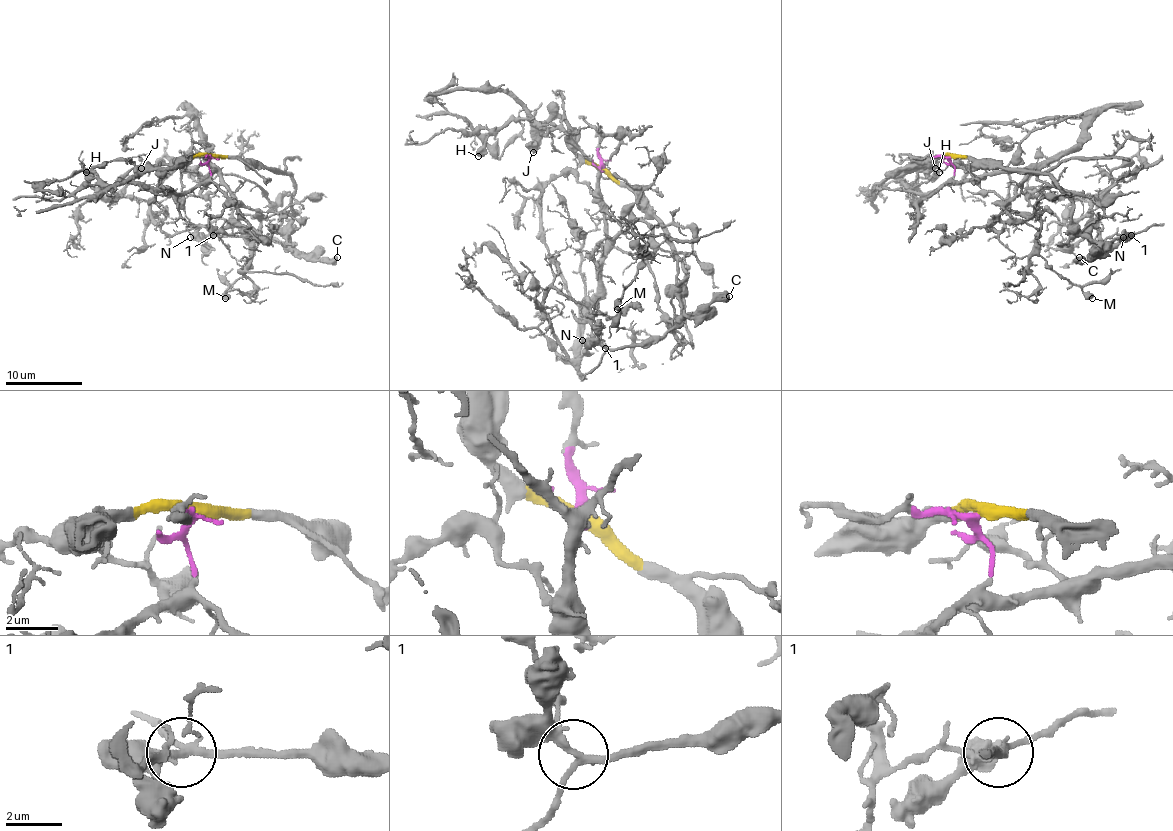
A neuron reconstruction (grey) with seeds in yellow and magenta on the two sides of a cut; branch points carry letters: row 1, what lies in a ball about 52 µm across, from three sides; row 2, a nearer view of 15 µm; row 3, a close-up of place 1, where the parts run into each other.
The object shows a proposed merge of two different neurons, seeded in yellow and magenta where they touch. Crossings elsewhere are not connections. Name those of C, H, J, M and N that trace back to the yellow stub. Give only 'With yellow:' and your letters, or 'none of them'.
With yellow: C, J, N

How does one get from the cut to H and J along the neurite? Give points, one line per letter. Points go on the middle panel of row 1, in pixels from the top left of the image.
H: (603, 168), (603, 171), (565, 133), (540, 129), (528, 120), (509, 120), (496, 129), (479, 156)
J: (603, 168), (591, 166), (576, 150), (576, 133), (559, 118), (546, 126), (544, 135), (532, 152)

